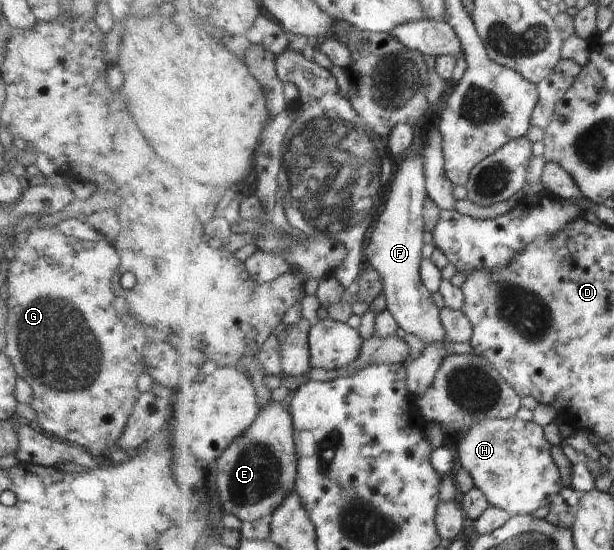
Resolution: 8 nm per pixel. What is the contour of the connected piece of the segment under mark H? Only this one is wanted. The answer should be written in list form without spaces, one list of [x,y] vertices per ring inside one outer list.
[[[488,418],[474,424],[470,430],[462,432],[458,442],[459,459],[471,474],[475,486],[480,488],[490,500],[490,504],[511,512],[513,516],[531,515],[540,508],[551,507],[565,487],[560,468],[552,456],[553,445],[544,435],[544,427],[534,421],[514,418]]]

